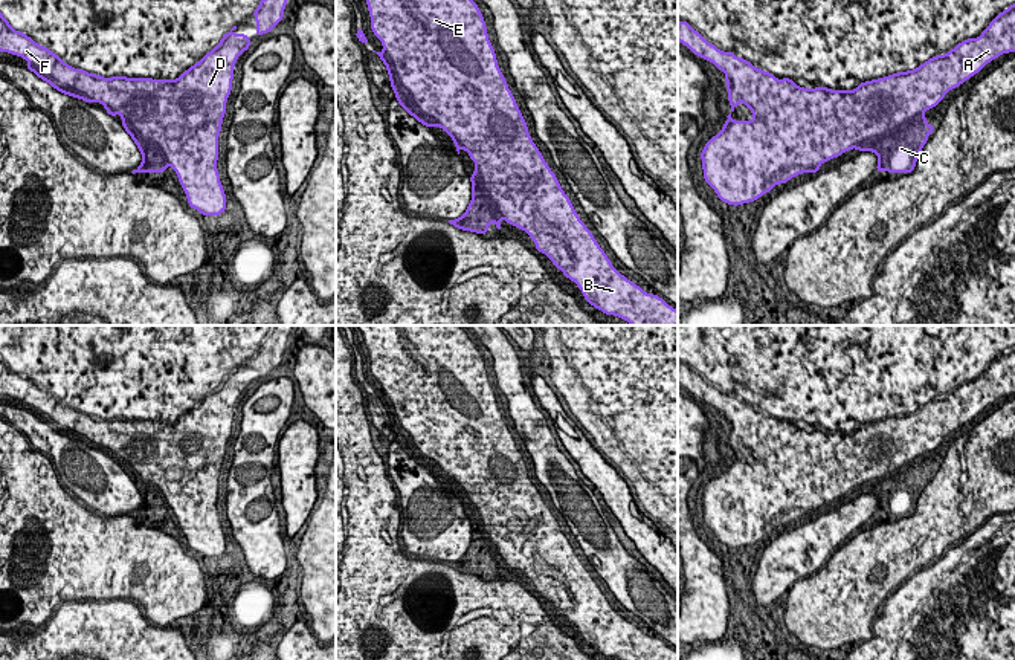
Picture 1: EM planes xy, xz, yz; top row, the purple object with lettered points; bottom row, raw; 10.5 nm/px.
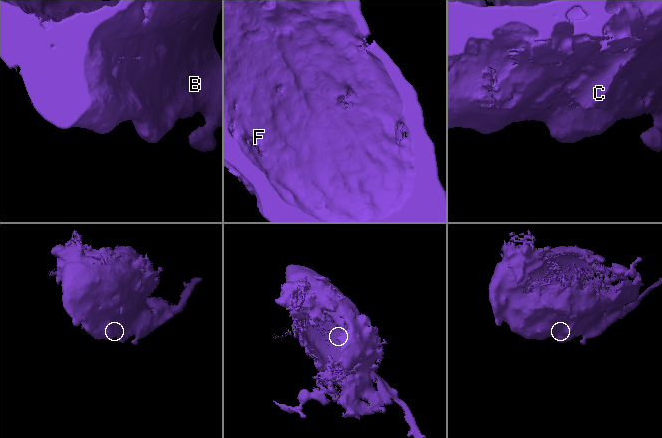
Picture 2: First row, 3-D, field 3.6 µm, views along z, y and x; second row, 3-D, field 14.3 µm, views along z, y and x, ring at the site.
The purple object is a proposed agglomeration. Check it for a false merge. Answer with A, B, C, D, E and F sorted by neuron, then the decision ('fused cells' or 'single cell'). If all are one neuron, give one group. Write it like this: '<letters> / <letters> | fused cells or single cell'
A B C D E F | single cell

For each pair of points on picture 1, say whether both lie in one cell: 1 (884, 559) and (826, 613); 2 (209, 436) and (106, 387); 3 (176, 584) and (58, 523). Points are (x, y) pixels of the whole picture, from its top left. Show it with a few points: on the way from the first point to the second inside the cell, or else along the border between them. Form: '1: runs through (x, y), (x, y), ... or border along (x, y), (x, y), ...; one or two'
1: runs through (870, 569), (840, 599); one
2: runs through (194, 407), (171, 405), (156, 390), (135, 387); one
3: runs through (147, 566), (119, 558), (93, 558), (87, 552); one

